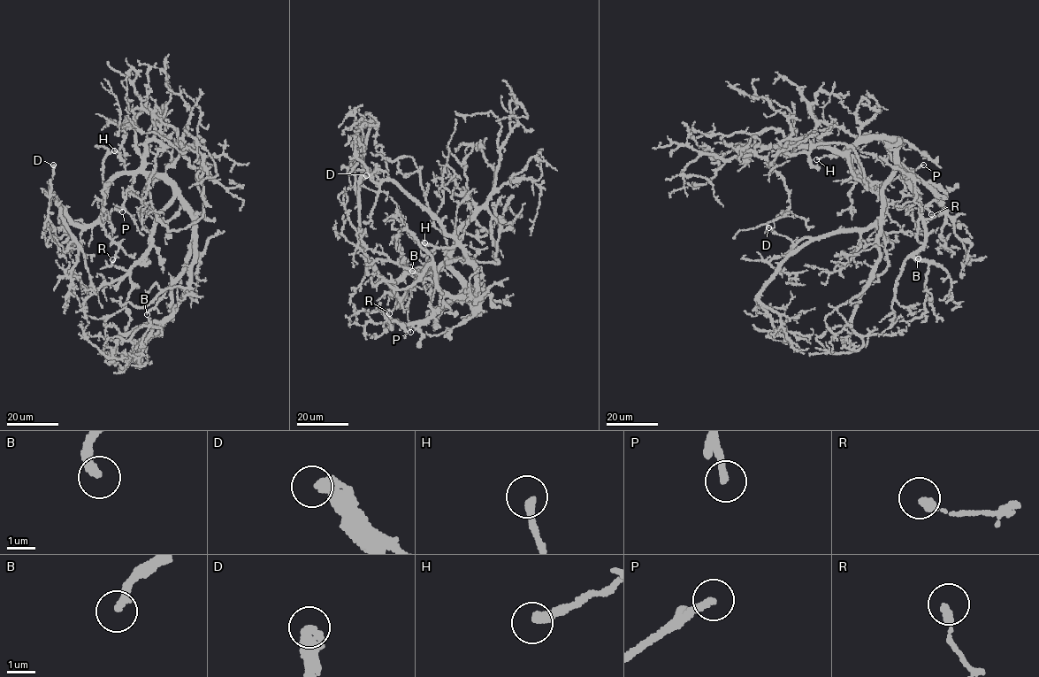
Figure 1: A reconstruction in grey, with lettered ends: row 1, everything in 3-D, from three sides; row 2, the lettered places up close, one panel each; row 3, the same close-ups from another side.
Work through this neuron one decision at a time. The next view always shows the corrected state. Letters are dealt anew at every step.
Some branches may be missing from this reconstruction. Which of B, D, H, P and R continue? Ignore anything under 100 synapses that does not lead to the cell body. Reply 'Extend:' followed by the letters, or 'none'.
Extend: P

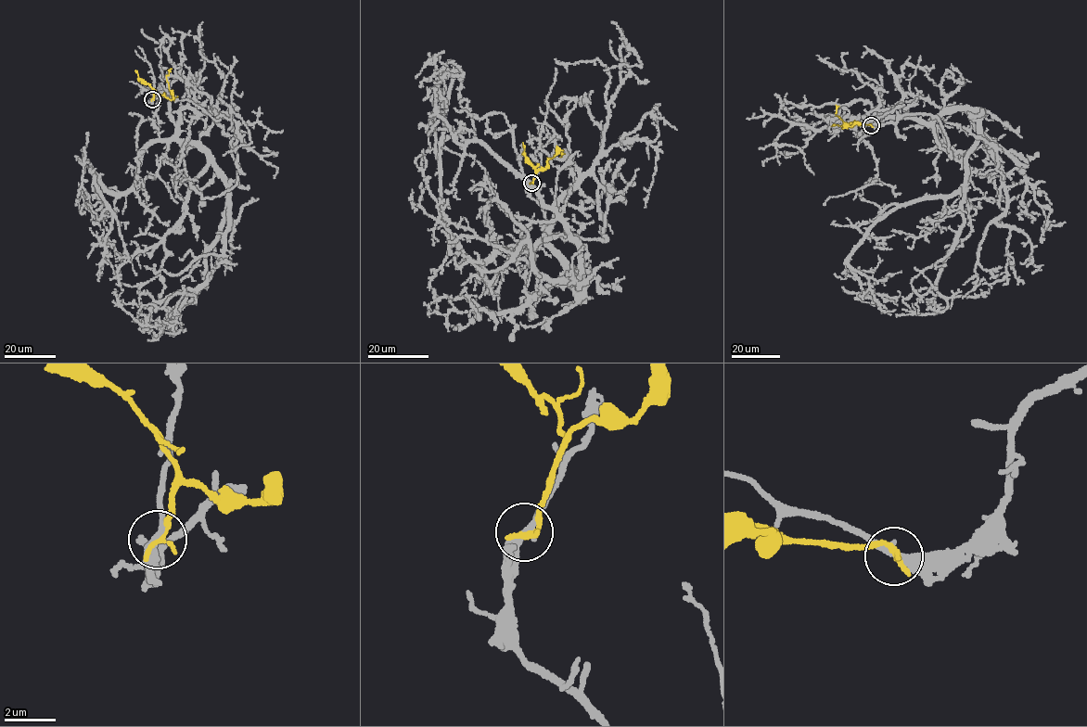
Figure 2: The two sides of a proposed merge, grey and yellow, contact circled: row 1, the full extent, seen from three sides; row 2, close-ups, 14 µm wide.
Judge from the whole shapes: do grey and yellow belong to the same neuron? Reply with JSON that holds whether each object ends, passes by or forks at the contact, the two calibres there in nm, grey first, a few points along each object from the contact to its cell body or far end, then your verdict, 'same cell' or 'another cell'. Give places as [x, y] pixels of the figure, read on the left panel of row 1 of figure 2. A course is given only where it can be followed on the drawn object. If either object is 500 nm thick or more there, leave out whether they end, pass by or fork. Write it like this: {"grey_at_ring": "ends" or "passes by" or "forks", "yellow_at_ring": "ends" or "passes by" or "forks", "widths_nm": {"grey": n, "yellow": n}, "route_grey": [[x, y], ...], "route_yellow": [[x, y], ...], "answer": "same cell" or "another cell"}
{"grey_at_ring": "passes by", "yellow_at_ring": "ends", "widths_nm": {"grey": 260, "yellow": 280}, "route_grey": [[152, 98], [167, 96], [179, 140], [223, 178], [223, 257], [208, 283], [159, 301], [147, 324], [112, 293]], "route_yellow": [[152, 99], [154, 94], [172, 98], [166, 76], [168, 70]], "answer": "another cell"}

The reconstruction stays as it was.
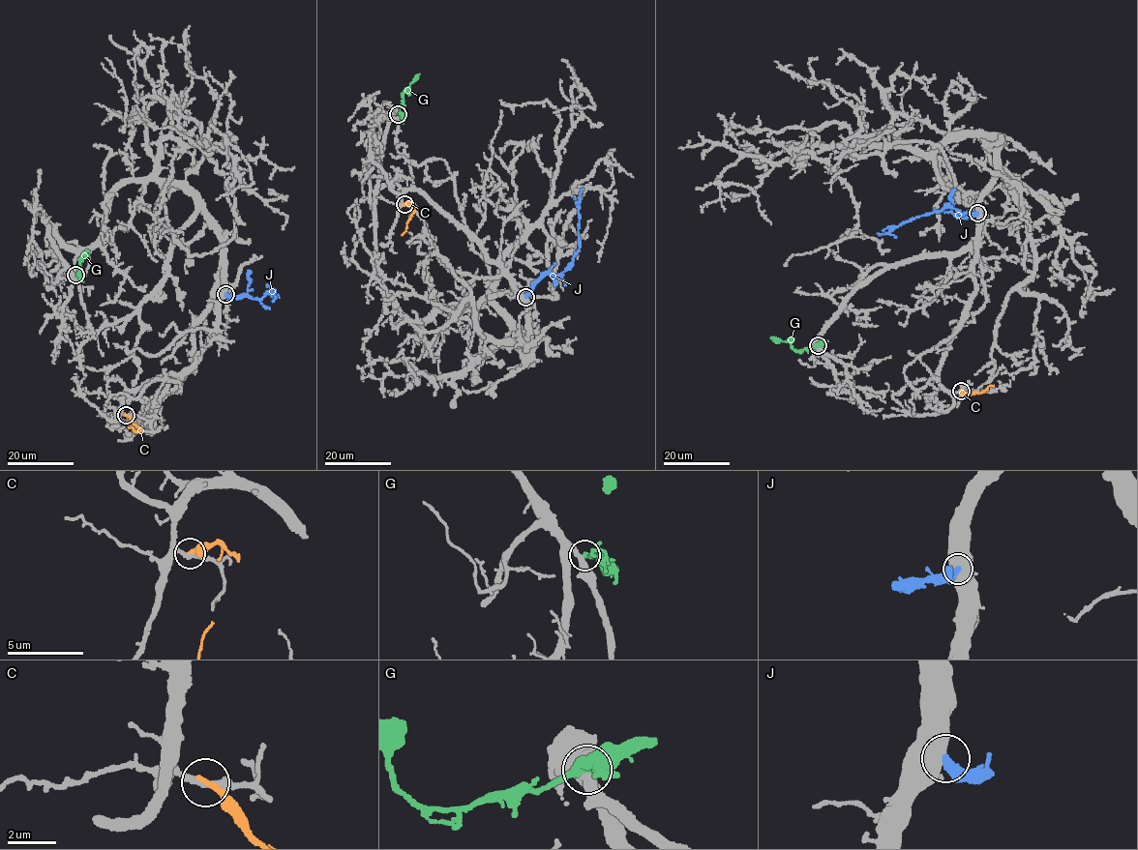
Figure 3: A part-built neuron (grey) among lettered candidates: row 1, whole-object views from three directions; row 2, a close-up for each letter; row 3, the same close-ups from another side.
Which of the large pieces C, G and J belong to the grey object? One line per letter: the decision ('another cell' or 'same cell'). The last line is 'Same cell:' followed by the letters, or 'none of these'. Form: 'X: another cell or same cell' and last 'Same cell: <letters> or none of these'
C: another cell
G: another cell
J: same cell
Same cell: J

